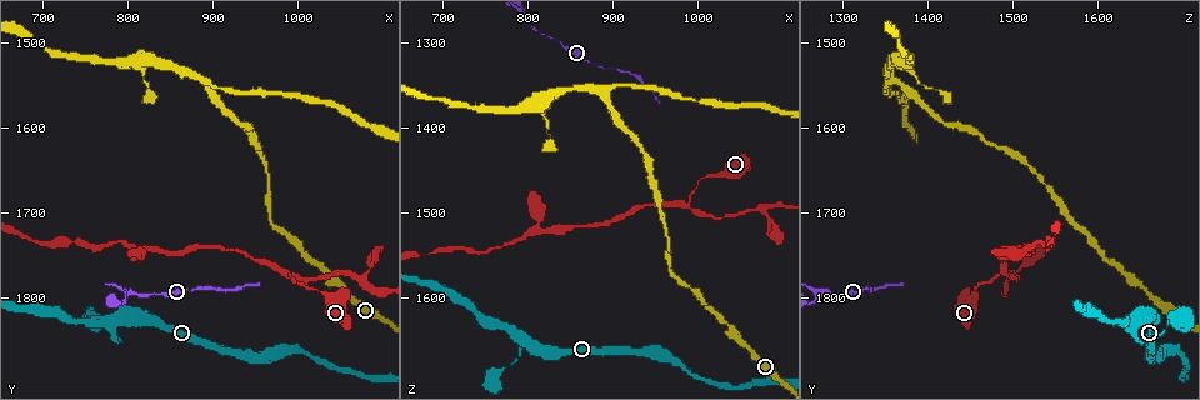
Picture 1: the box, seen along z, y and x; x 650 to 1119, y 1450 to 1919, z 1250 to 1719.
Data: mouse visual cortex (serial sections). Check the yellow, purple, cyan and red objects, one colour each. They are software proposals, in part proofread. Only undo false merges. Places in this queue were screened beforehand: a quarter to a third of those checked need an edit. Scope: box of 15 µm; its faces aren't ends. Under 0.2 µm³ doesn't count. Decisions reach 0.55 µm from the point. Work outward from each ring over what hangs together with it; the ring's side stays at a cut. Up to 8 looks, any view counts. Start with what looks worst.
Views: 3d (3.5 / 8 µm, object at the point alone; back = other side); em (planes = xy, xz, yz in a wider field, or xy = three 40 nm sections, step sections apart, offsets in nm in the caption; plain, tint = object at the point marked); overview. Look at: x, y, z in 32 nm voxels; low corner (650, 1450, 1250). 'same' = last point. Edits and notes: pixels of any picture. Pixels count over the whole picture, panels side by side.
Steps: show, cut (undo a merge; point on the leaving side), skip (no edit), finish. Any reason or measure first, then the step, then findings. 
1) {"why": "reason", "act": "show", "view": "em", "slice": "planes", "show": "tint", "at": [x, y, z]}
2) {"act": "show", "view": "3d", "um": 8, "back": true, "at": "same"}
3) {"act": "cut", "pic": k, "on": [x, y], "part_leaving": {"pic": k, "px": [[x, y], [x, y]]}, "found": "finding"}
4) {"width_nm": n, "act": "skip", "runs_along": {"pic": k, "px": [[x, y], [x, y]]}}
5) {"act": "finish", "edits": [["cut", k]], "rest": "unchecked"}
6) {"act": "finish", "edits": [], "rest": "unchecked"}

{"why": "three-way junction", "act": "show", "view": "3d", "um": 3.5, "back": true, "at": [990, 1775, 1490]}

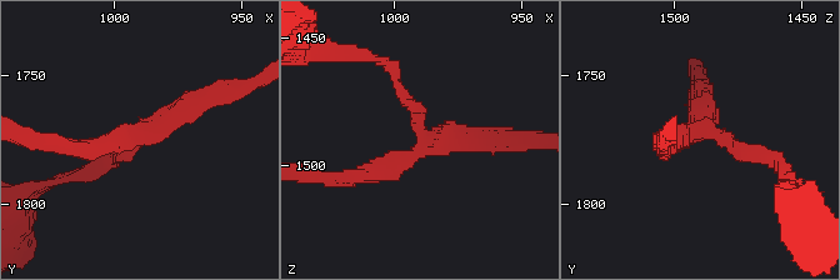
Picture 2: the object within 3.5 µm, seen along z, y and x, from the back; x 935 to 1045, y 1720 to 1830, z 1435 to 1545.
{"arms": 3, "arm_widths_nm": [150, 250, 250], "act": "show", "view": "em", "slice": "xy", "step": 2, "show": "tint", "at": [989, 1769, 1489]}

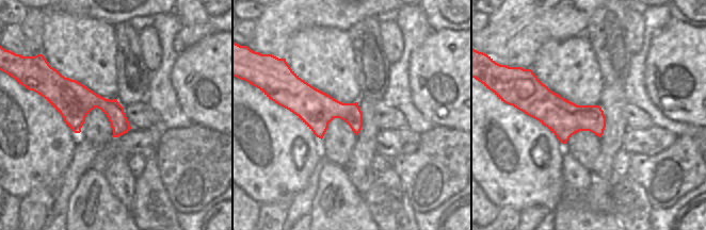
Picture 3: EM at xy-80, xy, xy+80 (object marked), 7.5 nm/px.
{"width_nm": 260, "act": "skip", "runs_along": {"pic": 2, "px": [[114, 158], [213, 93]]}, "found": "all the same cell"}

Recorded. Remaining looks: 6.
{"why": "abrupt turn", "act": "show", "view": "3d", "um": 8, "back": true, "at": [815, 1740, 1515]}

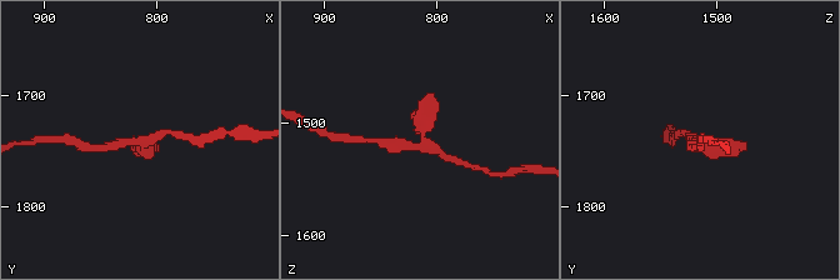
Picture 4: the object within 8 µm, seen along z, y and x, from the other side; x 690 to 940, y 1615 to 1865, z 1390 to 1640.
{"act": "show", "view": "em", "slice": "xy", "step": 3, "show": "tint", "at": [808, 1738, 1518]}

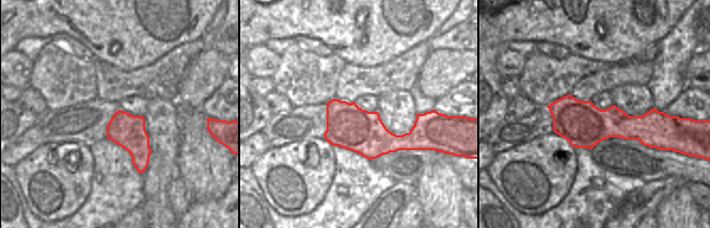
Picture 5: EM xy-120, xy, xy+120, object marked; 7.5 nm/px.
{"width_nm": 320, "act": "skip", "runs_along": {"pic": 5, "px": [[551, 108], [582, 124], [666, 127]]}, "found": "continuous, no second cell"}

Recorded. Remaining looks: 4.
{"why": "three arms meet", "act": "show", "view": "3d", "um": 3.5, "back": true, "at": [890, 1545, 1360]}

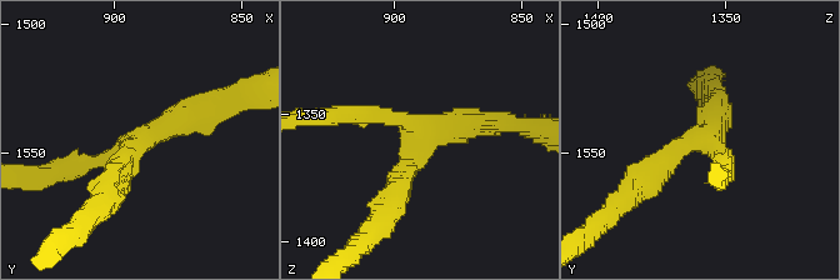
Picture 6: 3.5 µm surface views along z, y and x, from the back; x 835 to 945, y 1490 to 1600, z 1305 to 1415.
{"arms": 3, "arm_widths_nm": [200, 300, 350], "act": "show", "view": "em", "slice": "xy", "step": 2, "show": "tint", "at": [889, 1545, 1360]}

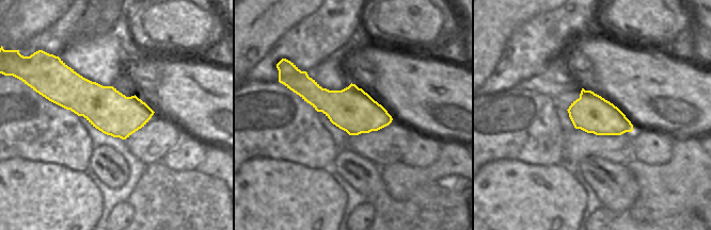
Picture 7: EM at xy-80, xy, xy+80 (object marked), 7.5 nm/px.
{"act": "skip", "runs_along": {"pic": 6, "px": [[110, 183], [145, 136], [214, 105]]}, "found": "continuous, no second cell"}

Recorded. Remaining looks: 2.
{"act": "finish", "edits": [], "rest": "unchecked"}

